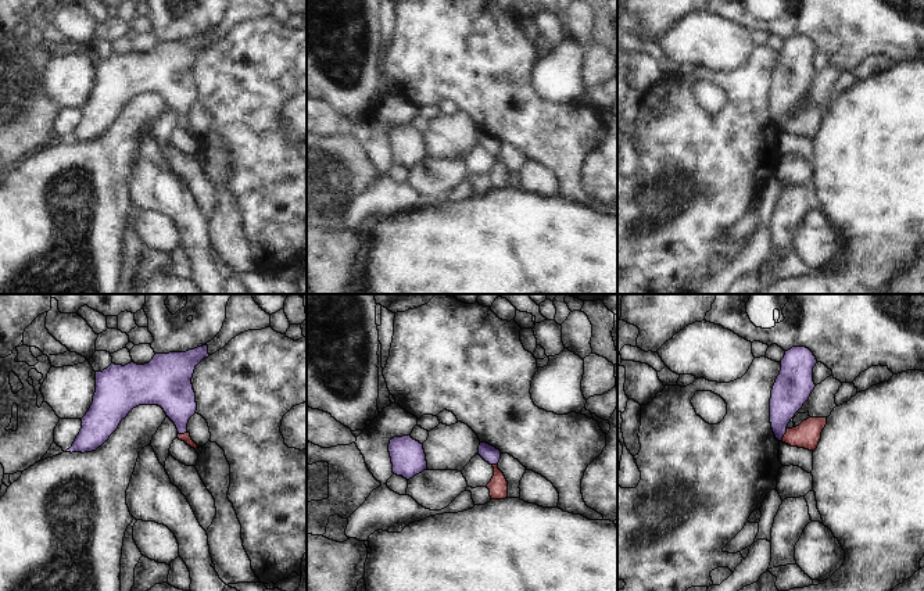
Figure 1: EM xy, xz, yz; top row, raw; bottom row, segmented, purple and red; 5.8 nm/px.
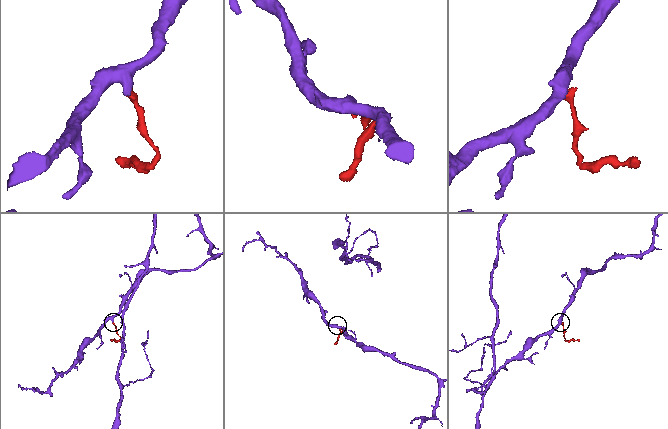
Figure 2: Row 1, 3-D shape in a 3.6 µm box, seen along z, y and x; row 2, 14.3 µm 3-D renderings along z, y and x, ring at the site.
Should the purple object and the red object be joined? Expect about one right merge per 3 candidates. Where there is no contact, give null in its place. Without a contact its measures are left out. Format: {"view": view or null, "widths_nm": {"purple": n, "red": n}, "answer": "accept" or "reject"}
{"view": "yz", "widths_nm": {"purple": 200, "red": 150}, "answer": "accept"}

